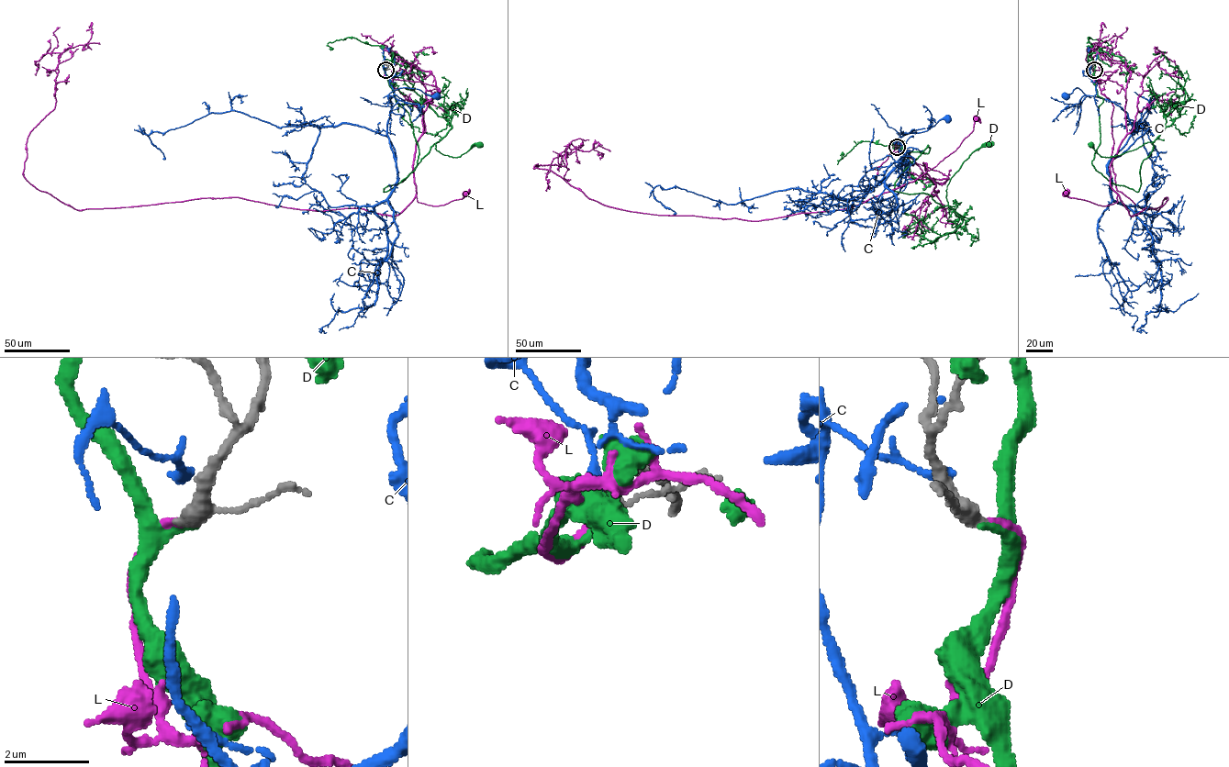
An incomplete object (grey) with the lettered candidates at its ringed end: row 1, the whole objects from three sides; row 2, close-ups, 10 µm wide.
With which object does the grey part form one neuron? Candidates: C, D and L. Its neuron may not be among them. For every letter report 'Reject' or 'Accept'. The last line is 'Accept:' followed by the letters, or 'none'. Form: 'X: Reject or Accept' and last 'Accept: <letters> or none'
C: Reject
D: Reject
L: Accept
Accept: L

